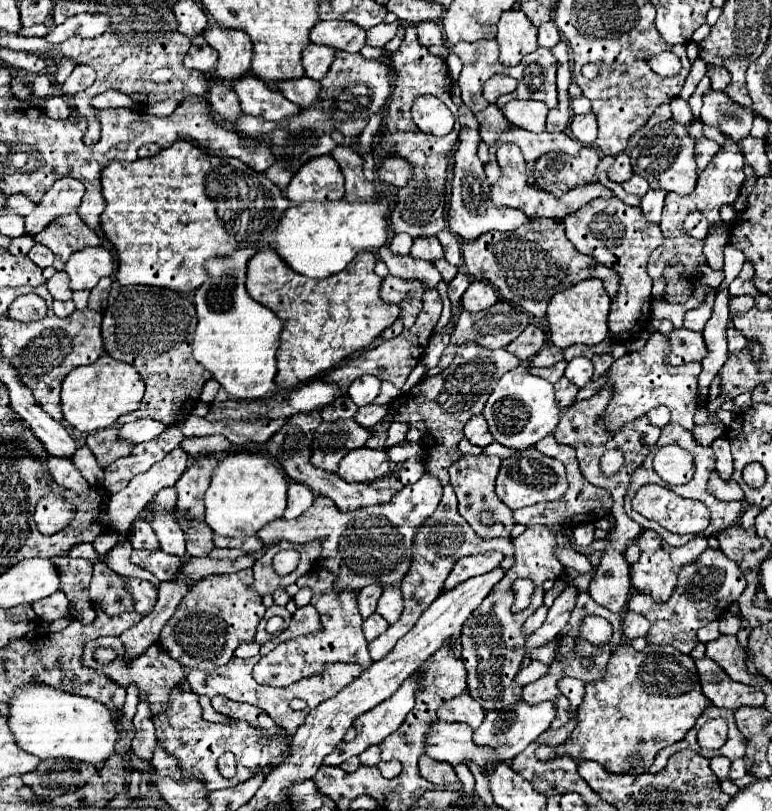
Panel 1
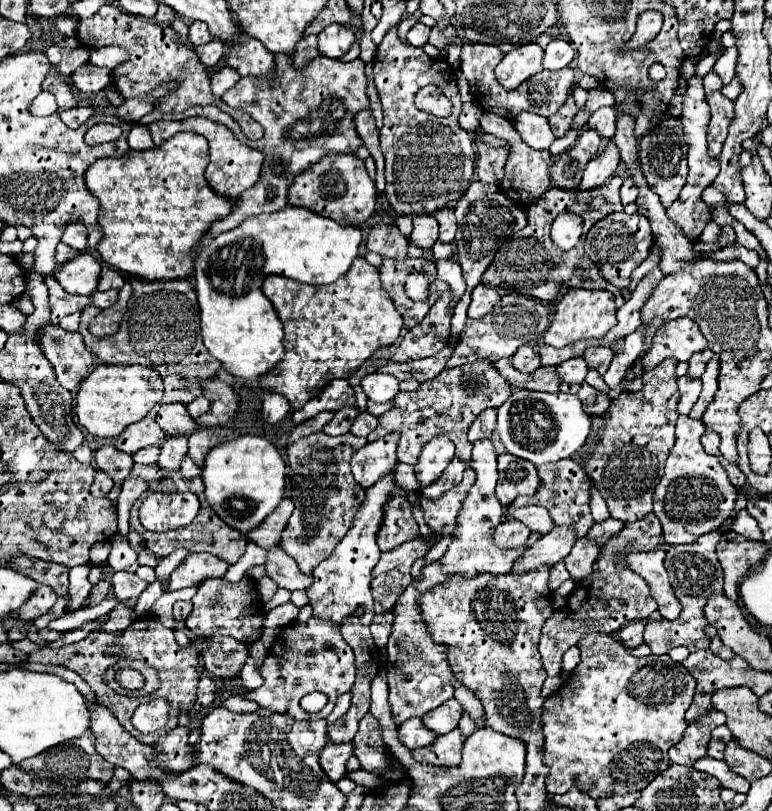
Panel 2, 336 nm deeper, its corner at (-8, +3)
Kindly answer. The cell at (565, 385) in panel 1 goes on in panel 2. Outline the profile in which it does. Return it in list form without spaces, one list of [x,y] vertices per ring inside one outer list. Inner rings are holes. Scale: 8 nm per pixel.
[[[561,382],[561,392],[567,392],[567,394],[575,394],[581,402],[583,402],[583,410],[587,414],[603,414],[607,408],[609,408],[609,396],[595,390],[593,386],[589,386],[587,382],[583,384],[567,384],[567,382]]]

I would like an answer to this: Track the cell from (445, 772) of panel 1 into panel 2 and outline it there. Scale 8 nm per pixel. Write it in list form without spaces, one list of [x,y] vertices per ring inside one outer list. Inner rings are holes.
[[[459,728],[453,732],[439,736],[433,744],[427,748],[413,750],[413,758],[421,764],[433,764],[433,766],[457,766],[461,762],[461,746],[465,742],[465,736],[461,736]]]

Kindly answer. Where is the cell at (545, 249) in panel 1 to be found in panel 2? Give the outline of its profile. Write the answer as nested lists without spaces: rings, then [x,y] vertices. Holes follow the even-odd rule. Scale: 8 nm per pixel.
[[[611,176],[607,184],[603,184],[601,188],[595,188],[595,190],[563,190],[561,188],[552,187],[551,190],[545,194],[545,198],[541,198],[539,202],[531,204],[527,213],[527,226],[511,236],[511,262],[505,262],[503,260],[503,252],[497,254],[497,258],[491,262],[491,266],[485,270],[483,274],[483,284],[487,286],[499,286],[499,288],[511,288],[513,292],[517,294],[523,294],[523,296],[531,296],[531,298],[537,298],[541,302],[553,302],[557,300],[557,296],[561,292],[567,292],[569,288],[603,288],[603,290],[609,290],[613,292],[615,296],[621,296],[619,288],[611,286],[605,278],[601,278],[599,274],[599,268],[591,262],[591,258],[585,254],[584,243],[586,240],[587,232],[589,228],[601,220],[603,216],[611,214],[611,212],[619,212],[623,210],[623,204],[621,204],[621,198],[619,198],[619,188],[623,184],[623,178],[621,176]],[[595,196],[605,196],[605,206],[599,208],[599,210],[589,210],[587,208],[587,202]],[[559,212],[577,212],[577,214],[583,214],[582,235],[581,241],[573,250],[569,252],[563,252],[559,250],[551,236],[549,236],[549,228],[551,228],[551,222],[555,218],[555,214]]]

